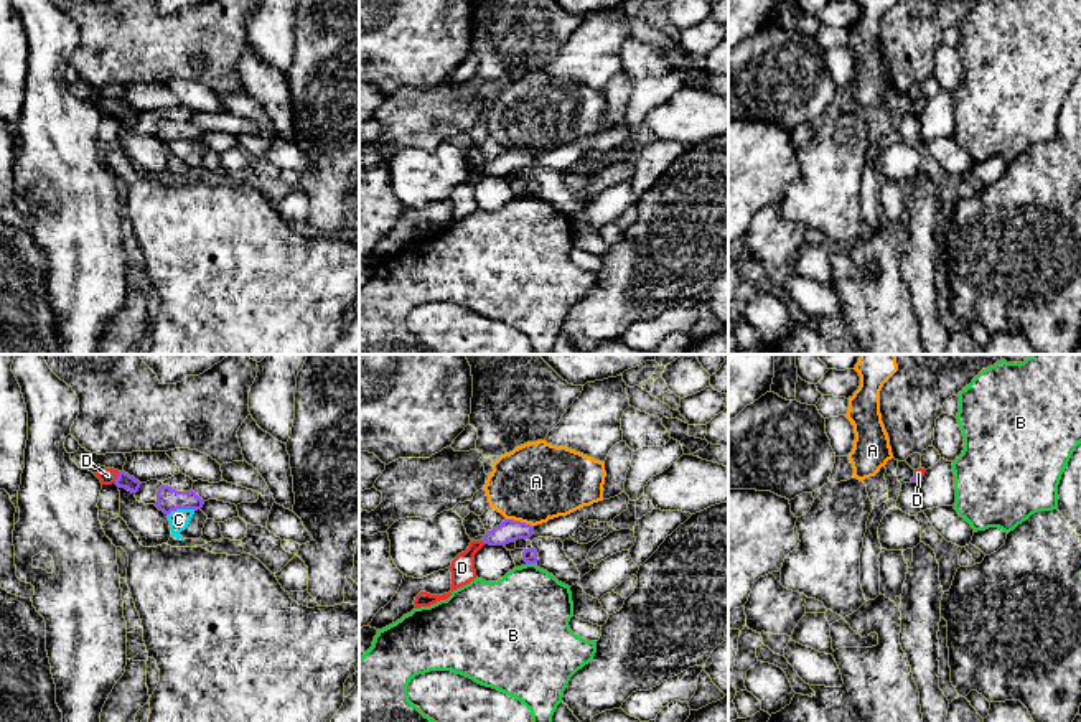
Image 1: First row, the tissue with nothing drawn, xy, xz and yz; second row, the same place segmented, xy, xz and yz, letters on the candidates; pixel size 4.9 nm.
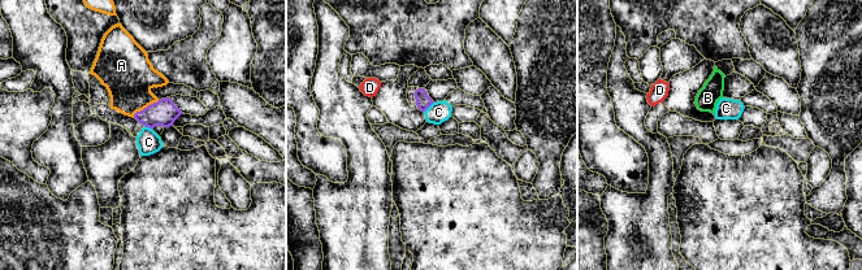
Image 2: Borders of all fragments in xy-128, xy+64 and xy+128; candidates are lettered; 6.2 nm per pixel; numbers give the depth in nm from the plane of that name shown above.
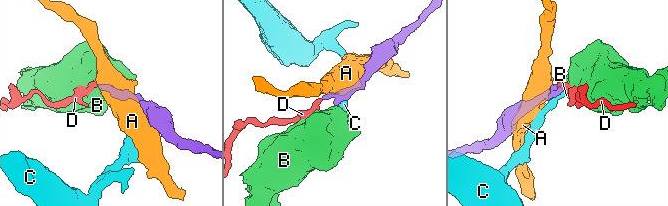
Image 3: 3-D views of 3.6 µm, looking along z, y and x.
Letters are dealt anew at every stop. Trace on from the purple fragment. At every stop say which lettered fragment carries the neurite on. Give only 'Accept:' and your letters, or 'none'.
Accept: D

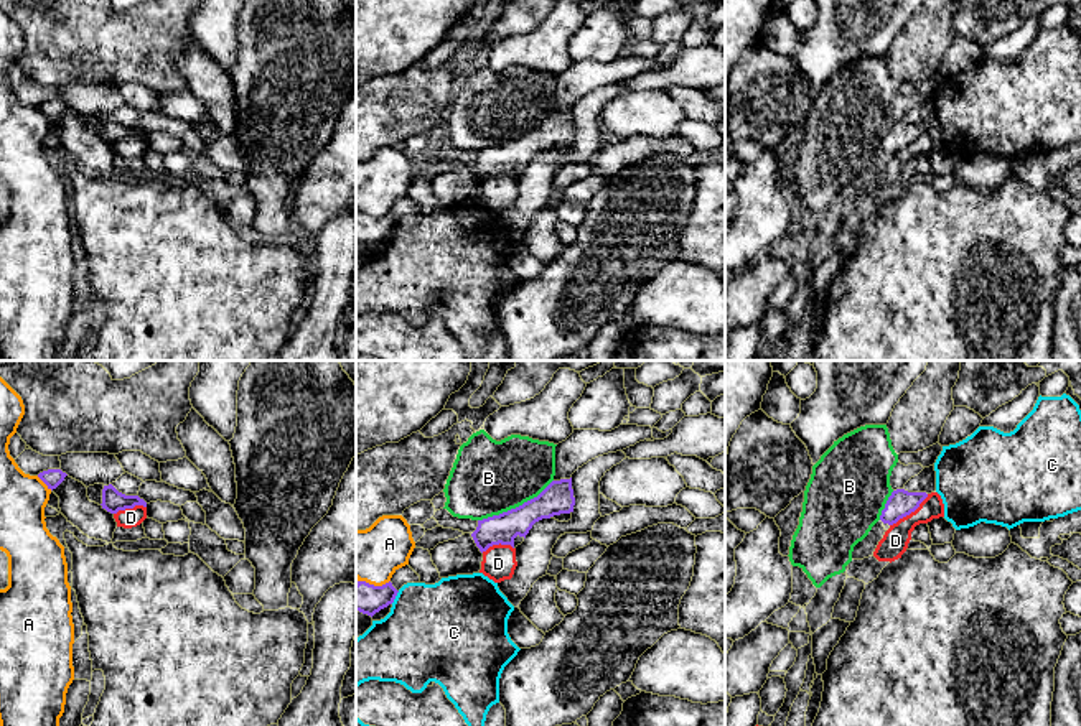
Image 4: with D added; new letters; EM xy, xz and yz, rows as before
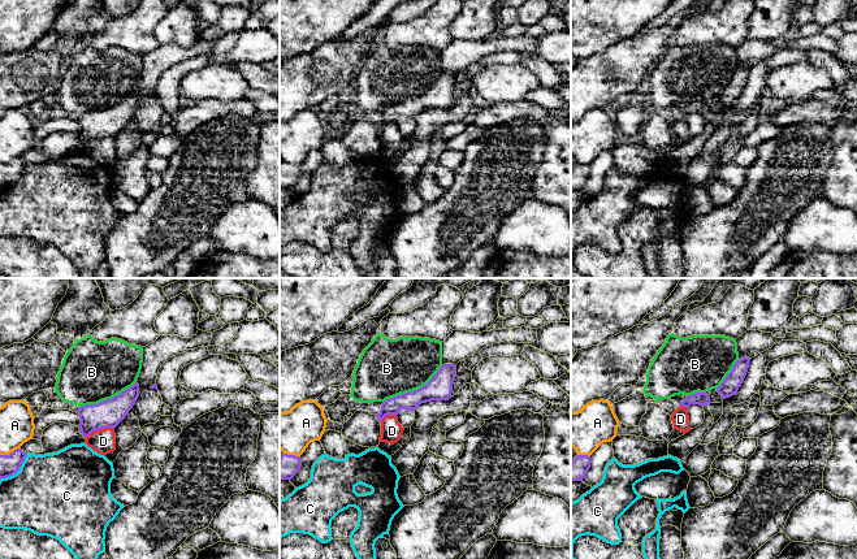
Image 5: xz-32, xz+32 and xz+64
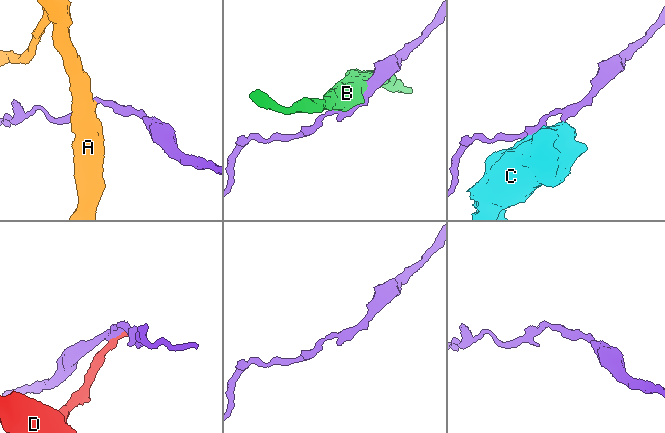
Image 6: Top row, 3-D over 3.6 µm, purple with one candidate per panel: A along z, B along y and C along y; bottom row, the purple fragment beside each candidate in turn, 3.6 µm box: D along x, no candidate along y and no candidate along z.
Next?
Accept: none

